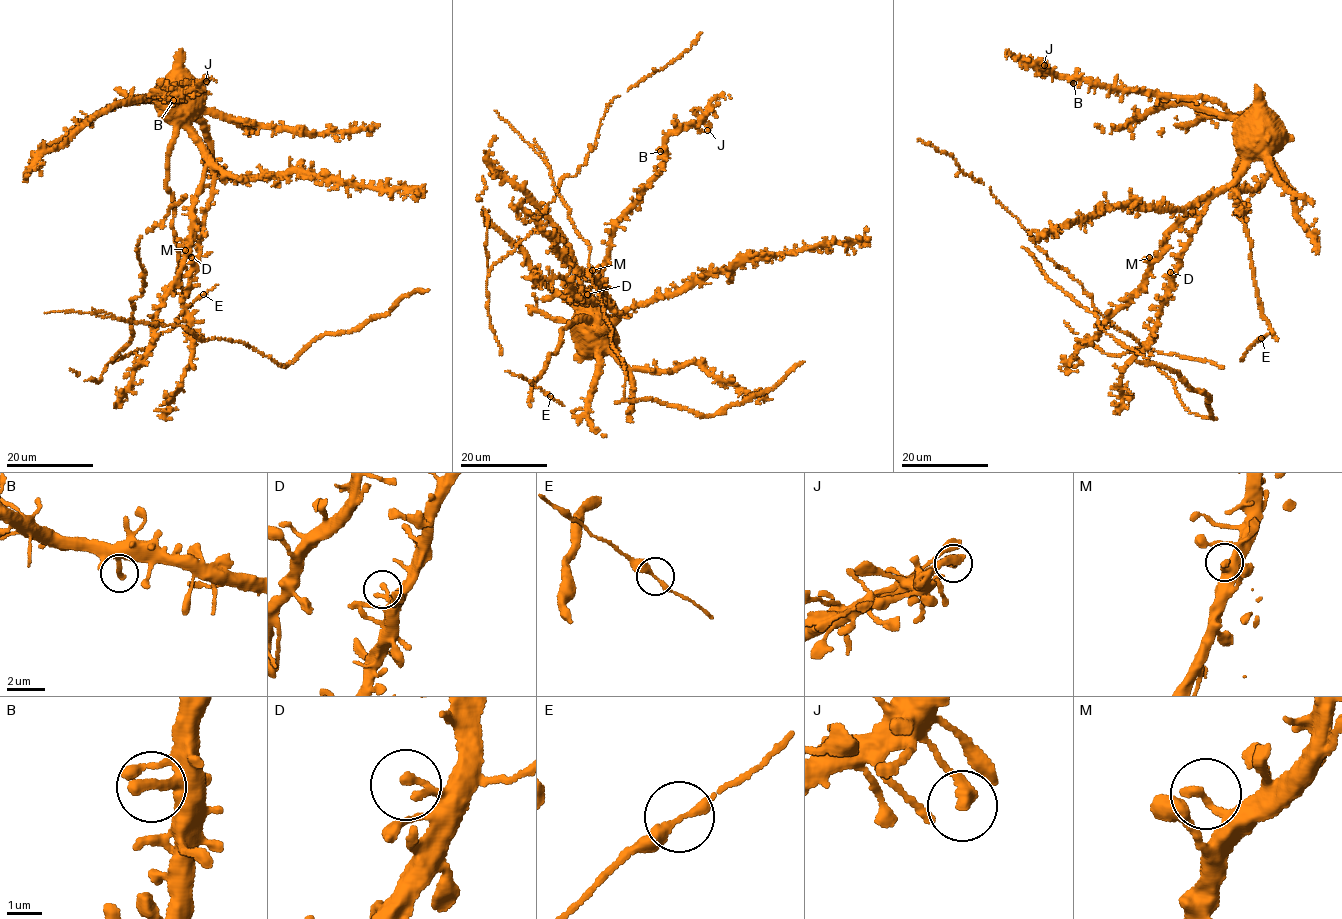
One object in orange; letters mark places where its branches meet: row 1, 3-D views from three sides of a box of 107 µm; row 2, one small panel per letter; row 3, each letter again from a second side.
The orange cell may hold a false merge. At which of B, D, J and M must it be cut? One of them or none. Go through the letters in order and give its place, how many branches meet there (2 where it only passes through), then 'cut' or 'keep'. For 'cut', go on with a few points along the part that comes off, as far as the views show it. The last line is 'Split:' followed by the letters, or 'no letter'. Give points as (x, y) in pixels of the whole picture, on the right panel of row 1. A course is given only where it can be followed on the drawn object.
B: at (1073, 83); 1 branches meet; keep
D: at (1170, 272); 1 branches meet; keep
J: at (1044, 65); 1 branches meet; keep
M: at (1149, 257); 1 branches meet; keep
Split: no letter

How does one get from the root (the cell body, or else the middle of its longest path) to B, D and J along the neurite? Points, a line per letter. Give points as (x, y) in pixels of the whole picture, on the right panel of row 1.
B: (1243, 132), (1245, 126), (1240, 125), (1228, 110), (1216, 102), (1127, 91), (1089, 81), (1074, 80), (1073, 83)
D: (1243, 132), (1238, 137), (1238, 152), (1243, 160), (1237, 177), (1209, 200), (1179, 268), (1172, 274), (1170, 272)
J: (1243, 132), (1245, 126), (1216, 102), (1105, 87), (1089, 80), (1065, 78), (1037, 65), (1044, 65)

